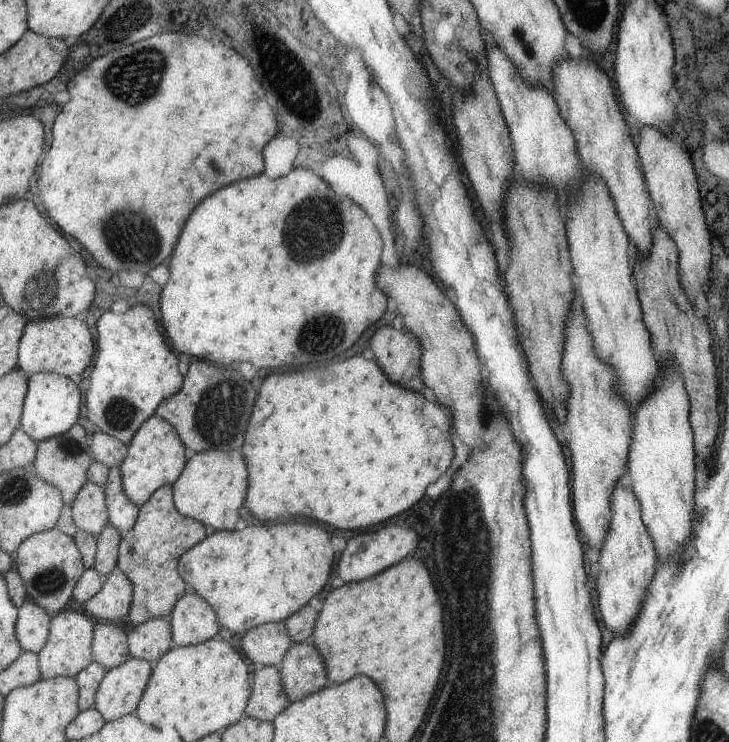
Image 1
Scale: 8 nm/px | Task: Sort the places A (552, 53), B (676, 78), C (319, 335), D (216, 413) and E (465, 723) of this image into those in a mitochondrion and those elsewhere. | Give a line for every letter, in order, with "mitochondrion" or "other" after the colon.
A: other
B: other
C: mitochondrion
D: mitochondrion
E: mitochondrion

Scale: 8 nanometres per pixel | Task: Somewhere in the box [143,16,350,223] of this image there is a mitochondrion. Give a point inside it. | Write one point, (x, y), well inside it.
(284, 93)

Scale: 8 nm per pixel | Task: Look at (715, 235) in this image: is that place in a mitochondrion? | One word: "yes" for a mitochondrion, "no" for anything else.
no

